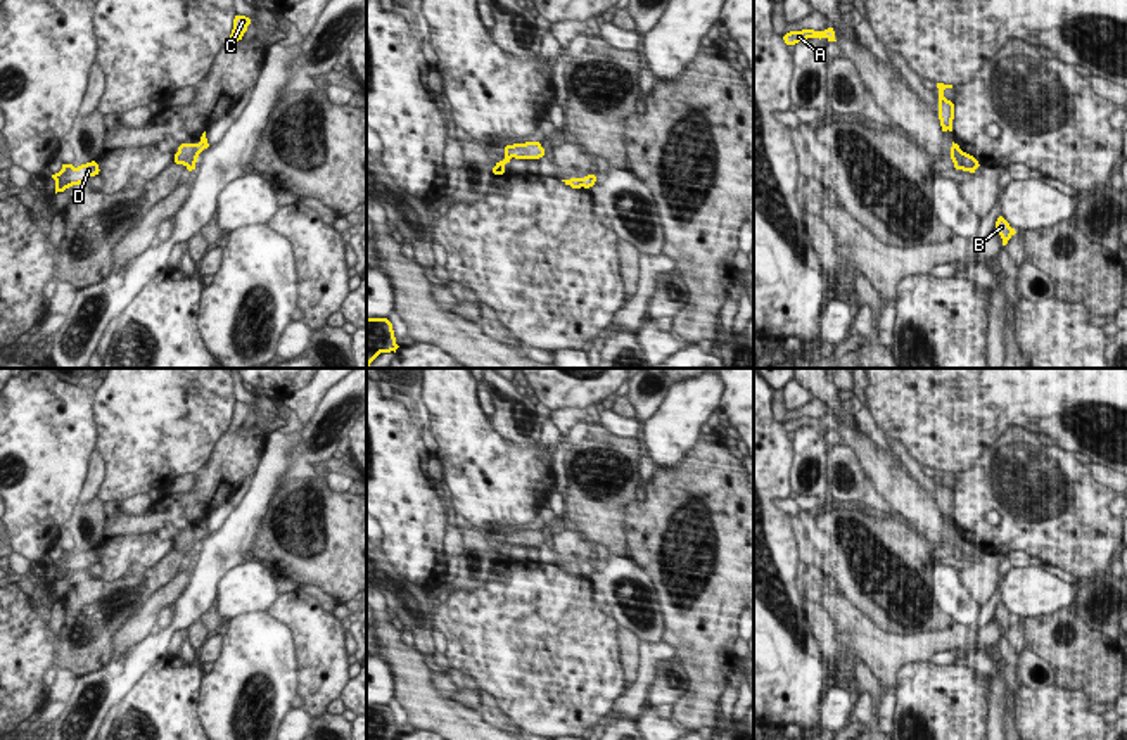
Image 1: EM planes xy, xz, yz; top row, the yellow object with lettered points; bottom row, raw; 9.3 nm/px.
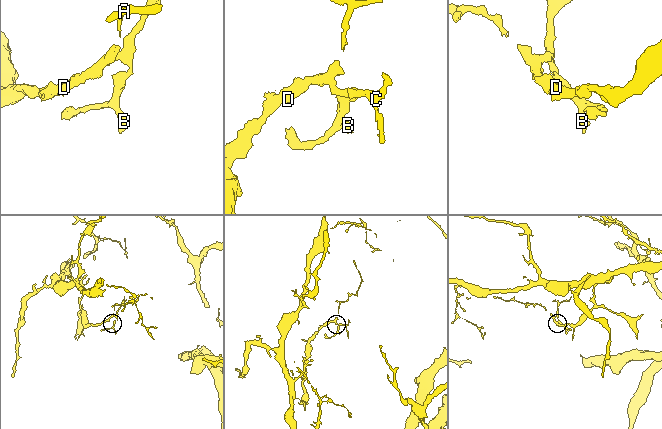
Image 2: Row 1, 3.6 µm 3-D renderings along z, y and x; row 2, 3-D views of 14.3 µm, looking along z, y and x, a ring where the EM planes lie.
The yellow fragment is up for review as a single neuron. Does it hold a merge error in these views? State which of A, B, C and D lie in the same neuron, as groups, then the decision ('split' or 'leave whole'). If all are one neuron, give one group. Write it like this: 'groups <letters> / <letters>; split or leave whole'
groups A C D / B; split

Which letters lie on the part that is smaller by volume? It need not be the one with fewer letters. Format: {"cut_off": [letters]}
{"cut_off": ["B"]}

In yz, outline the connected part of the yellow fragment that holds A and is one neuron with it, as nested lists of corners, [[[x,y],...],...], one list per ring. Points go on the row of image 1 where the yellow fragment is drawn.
[[[828,28],[825,31],[814,31],[814,29],[790,31],[783,36],[786,45],[795,45],[807,38],[819,38],[819,40],[826,38],[828,41],[837,41],[833,28]]]

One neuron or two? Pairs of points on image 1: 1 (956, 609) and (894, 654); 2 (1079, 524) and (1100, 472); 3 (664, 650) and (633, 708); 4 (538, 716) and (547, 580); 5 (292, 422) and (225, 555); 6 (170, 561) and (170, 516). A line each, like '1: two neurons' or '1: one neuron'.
1: two neurons
2: two neurons
3: one neuron
4: one neuron
5: two neurons
6: two neurons

